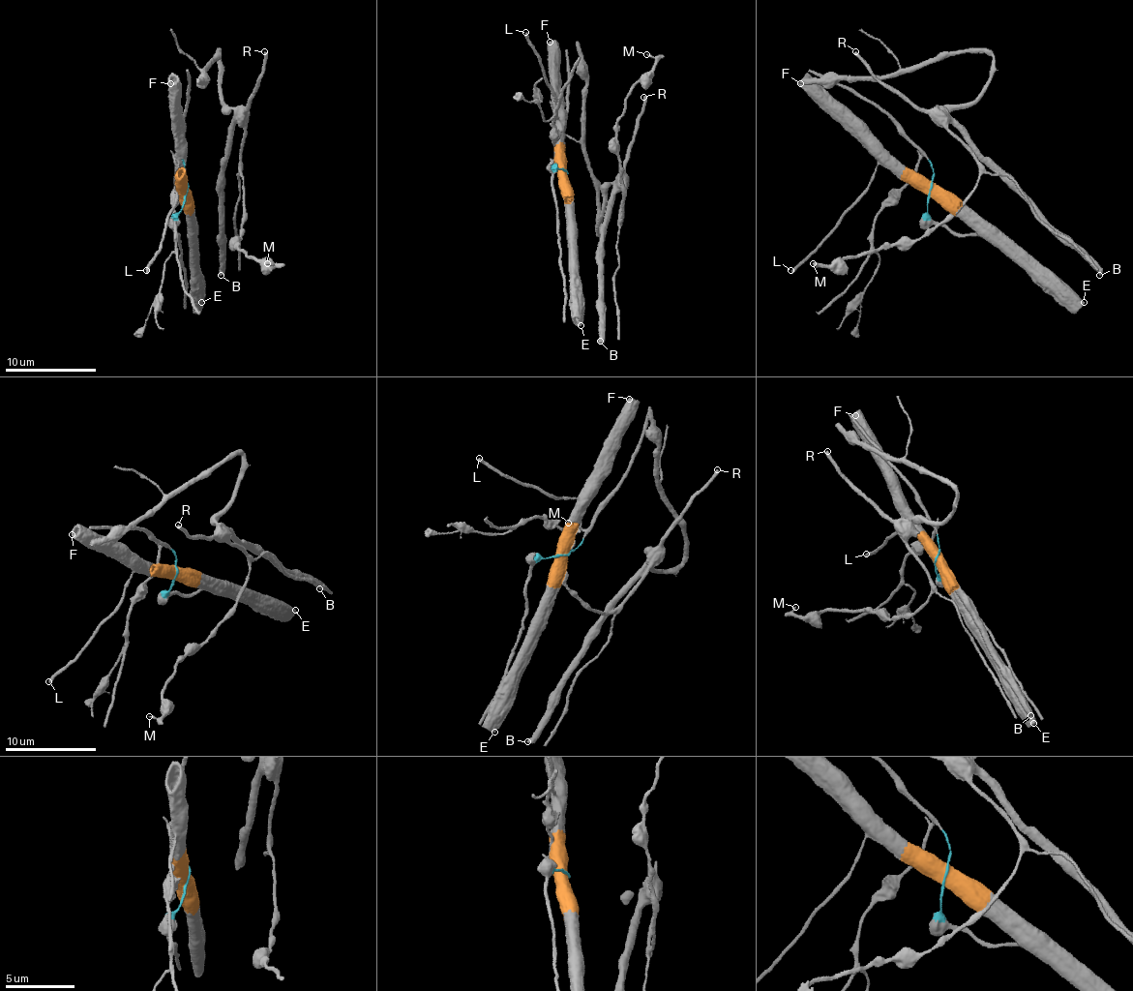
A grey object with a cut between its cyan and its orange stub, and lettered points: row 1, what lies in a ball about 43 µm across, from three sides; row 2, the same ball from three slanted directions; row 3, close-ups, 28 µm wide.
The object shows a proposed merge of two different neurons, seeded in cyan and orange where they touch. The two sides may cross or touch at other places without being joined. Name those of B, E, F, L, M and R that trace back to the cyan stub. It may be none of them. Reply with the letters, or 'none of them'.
B, M, R

